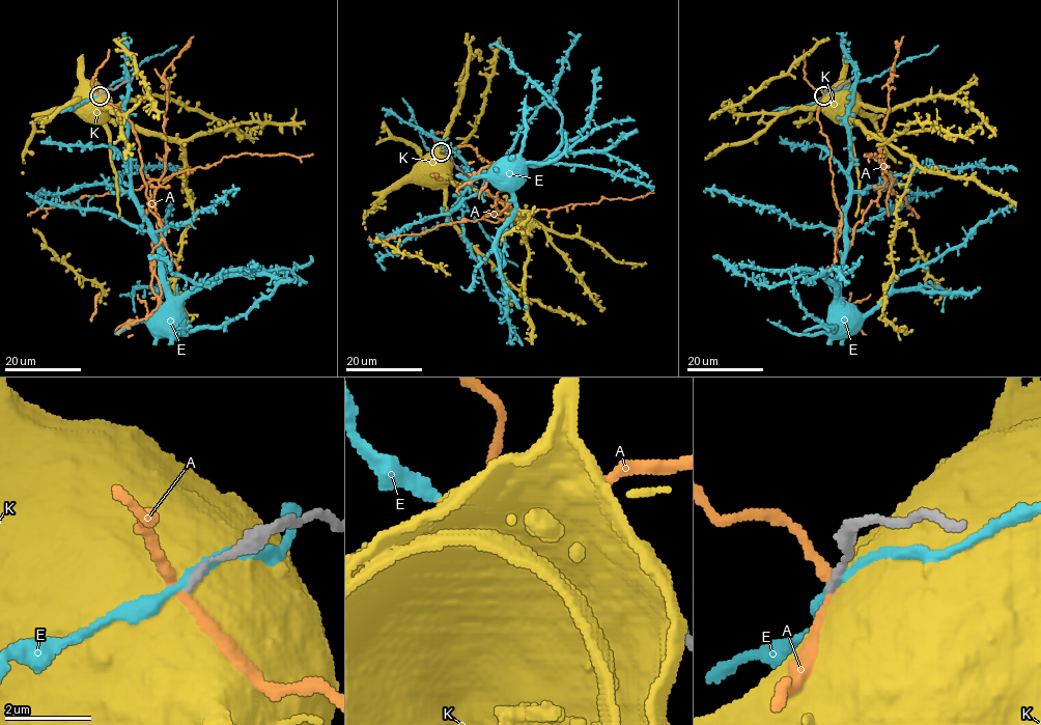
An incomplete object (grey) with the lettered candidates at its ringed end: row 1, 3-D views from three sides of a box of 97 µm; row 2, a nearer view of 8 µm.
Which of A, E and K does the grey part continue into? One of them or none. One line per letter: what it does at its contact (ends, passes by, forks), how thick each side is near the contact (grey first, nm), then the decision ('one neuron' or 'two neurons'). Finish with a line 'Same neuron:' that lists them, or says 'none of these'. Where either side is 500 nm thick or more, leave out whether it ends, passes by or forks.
A: it passes by; 160 nm thick on the grey side, 240 nm on the other; two neurons
E: it passes by; 170 nm thick on the grey side, 190 nm on the other; two neurons
K: 170 nm thick on the grey side, 750 nm on the other; two neurons
Same neuron: none of these

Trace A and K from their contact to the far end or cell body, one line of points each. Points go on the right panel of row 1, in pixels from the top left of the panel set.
A: (824, 95), (818, 120), (832, 150), (842, 260), (854, 226), (883, 183), (894, 179), (876, 152), (865, 154)
K: (824, 95), (912, 162), (895, 211), (894, 276), (882, 311), (895, 329), (912, 329)

